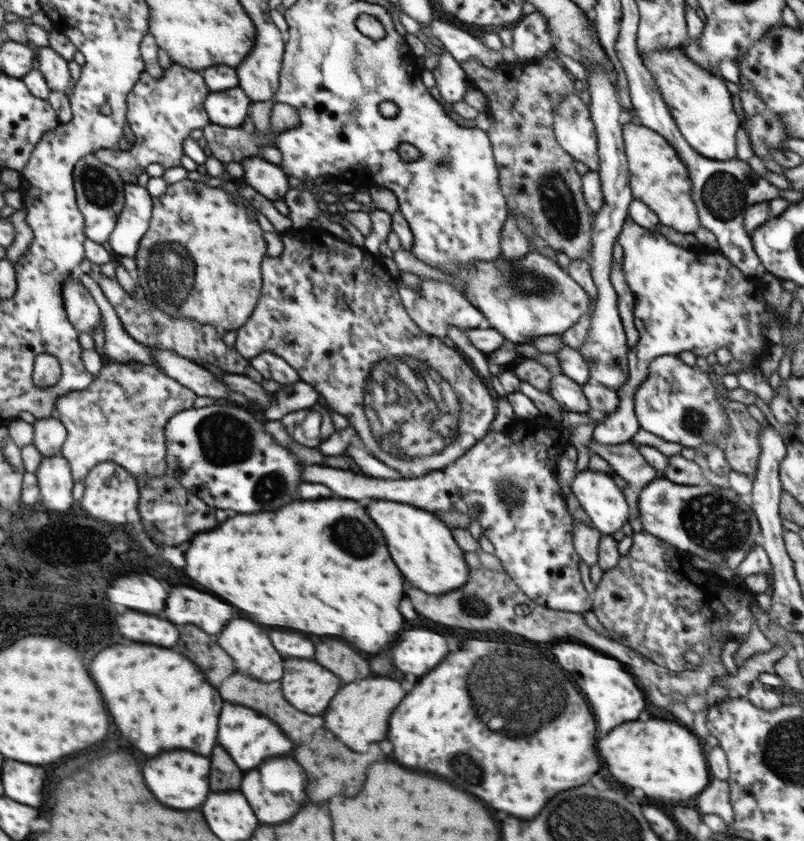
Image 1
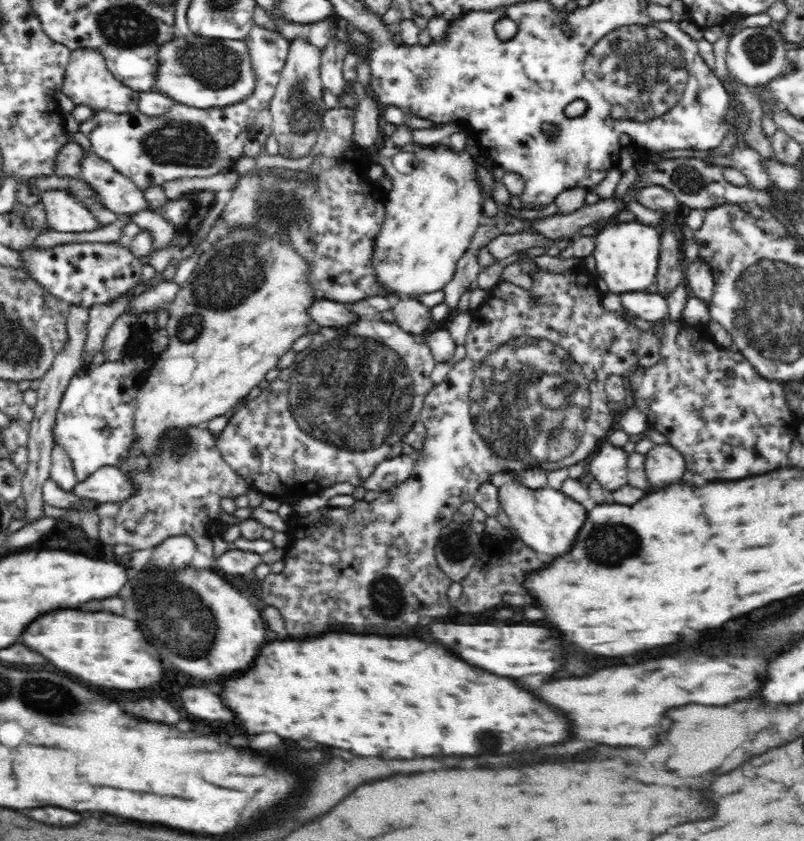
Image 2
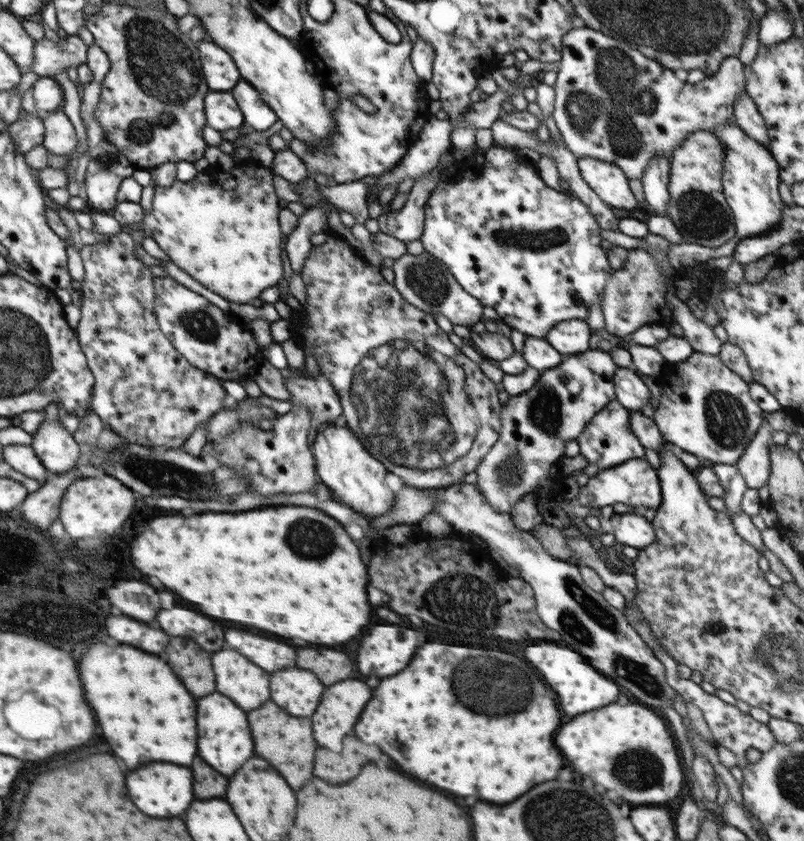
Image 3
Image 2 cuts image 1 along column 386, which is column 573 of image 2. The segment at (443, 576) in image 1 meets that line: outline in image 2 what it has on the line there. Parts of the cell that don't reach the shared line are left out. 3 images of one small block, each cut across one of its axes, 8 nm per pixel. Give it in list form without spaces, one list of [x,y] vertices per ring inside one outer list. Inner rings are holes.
[[[519,477],[498,487],[498,501],[508,515],[516,537],[535,552],[552,558],[558,558],[572,550],[574,540],[586,520],[587,511],[582,503],[572,500],[562,491],[552,489],[550,486],[538,488],[538,490],[526,488],[522,486]]]

